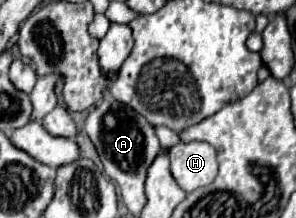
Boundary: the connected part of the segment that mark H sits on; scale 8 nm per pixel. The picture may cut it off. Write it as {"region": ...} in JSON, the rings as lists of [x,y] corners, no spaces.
{"region":[[[180,142],[168,154],[172,176],[186,192],[208,186],[218,174],[216,150],[208,142]]]}

